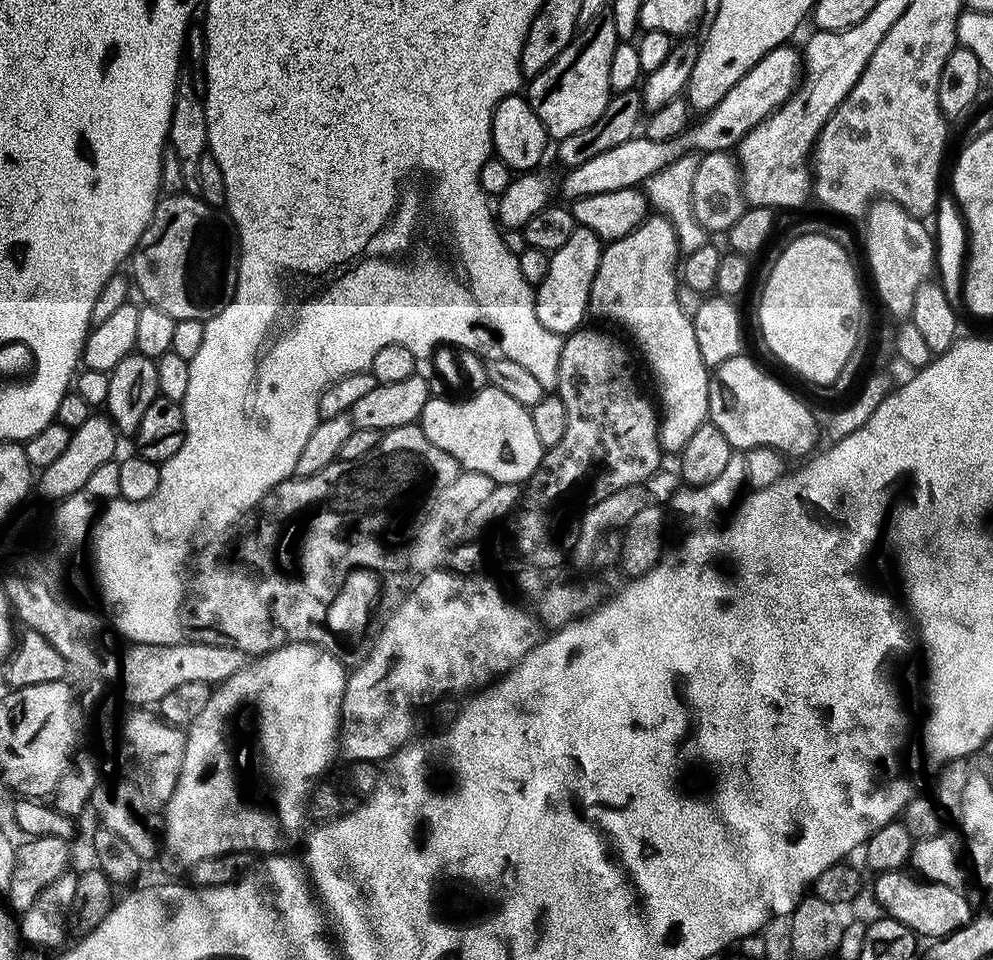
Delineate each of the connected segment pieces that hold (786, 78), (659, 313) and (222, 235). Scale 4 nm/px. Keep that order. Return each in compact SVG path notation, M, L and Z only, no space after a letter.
M781 46L773 52L767 52L751 70L744 75L736 85L728 91L726 98L718 102L718 106L703 113L700 120L693 123L683 134L672 140L652 140L649 136L637 134L632 139L611 147L605 153L582 163L581 166L569 169L561 184L558 184L558 194L563 201L571 202L604 192L635 188L643 185L644 180L668 164L674 162L680 155L688 152L728 152L739 145L740 140L758 122L766 119L771 112L777 110L789 100L796 91L802 79L802 56L792 46Z
M649 215L641 224L625 237L611 241L601 251L598 274L594 274L590 308L600 316L609 316L616 324L621 324L632 335L631 343L640 347L656 384L660 387L658 415L660 417L660 447L665 453L678 454L690 442L694 430L708 420L708 382L710 368L704 364L698 350L697 339L692 325L693 317L680 305L676 297L678 288L678 251L674 226L664 215Z
M191 194L179 195L165 195L163 199L157 203L154 214L150 218L150 222L146 226L146 230L142 234L142 238L136 243L135 250L132 251L130 257L130 265L132 264L132 276L134 281L134 288L141 292L145 297L143 298L147 303L153 304L158 310L162 310L162 314L170 314L170 318L177 320L185 320L186 318L194 318L195 320L203 320L207 322L210 317L216 316L225 308L232 300L232 291L236 289L236 271L240 265L238 259L238 241L236 239L236 229L227 215L221 214L219 216L217 209L213 205L207 204L206 201L201 200L199 195Z

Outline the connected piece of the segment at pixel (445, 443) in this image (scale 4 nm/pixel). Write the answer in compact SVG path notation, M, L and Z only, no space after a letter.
M491 386L464 399L468 400L428 399L418 421L426 438L453 456L465 472L486 474L496 484L523 485L531 480L546 451L534 430L531 411Z

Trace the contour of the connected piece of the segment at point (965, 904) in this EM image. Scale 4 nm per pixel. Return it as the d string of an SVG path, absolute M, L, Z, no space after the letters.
M907 871L882 872L875 877L872 892L876 900L885 908L889 917L904 923L917 937L943 938L954 934L954 930L965 928L974 915L974 907L959 888L931 884L928 880L907 876Z

